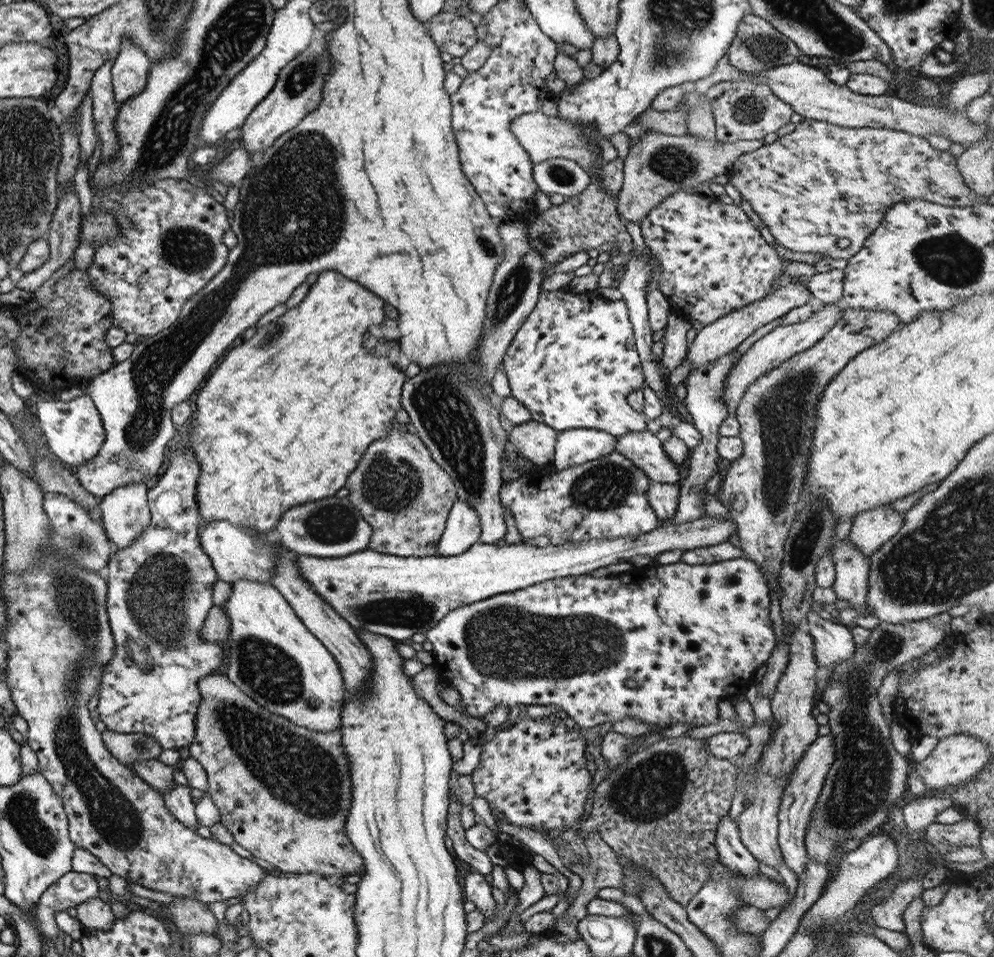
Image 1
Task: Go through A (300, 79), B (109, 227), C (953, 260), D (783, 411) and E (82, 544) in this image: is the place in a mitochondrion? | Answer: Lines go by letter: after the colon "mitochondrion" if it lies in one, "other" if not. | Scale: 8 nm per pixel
A: mitochondrion
B: mitochondrion
C: mitochondrion
D: mitochondrion
E: mitochondrion

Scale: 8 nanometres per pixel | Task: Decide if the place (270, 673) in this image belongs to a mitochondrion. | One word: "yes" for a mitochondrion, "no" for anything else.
yes

